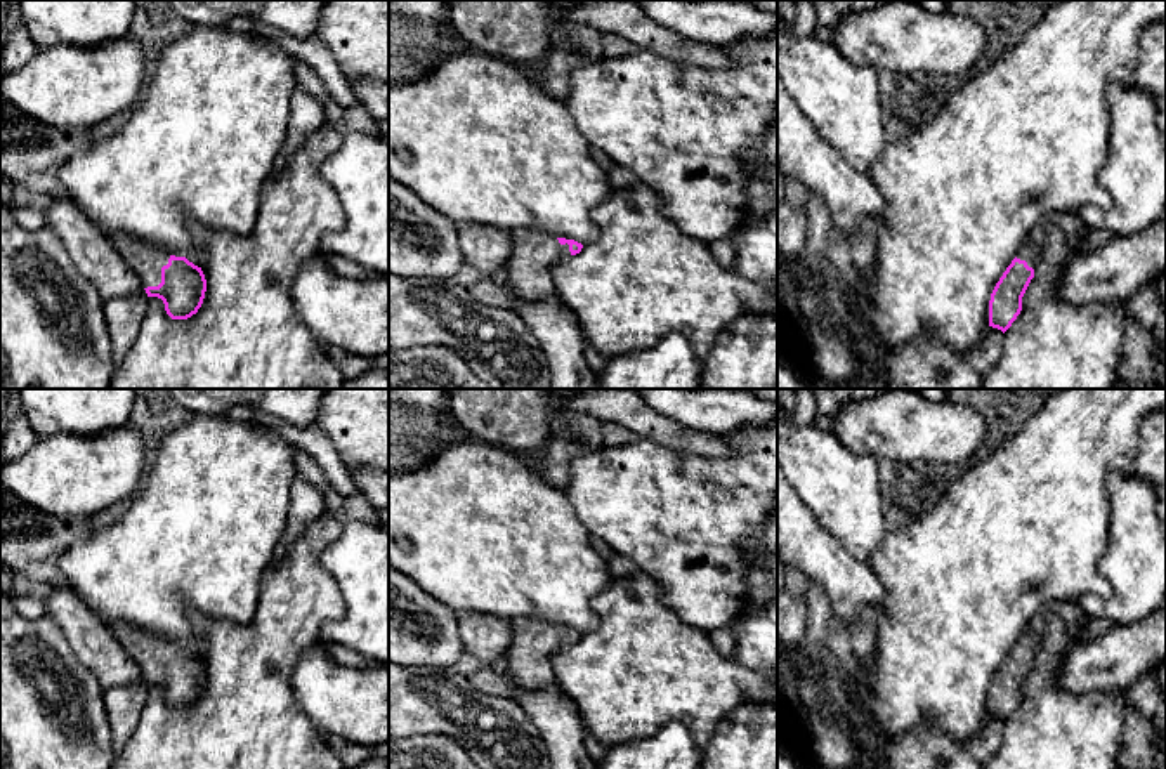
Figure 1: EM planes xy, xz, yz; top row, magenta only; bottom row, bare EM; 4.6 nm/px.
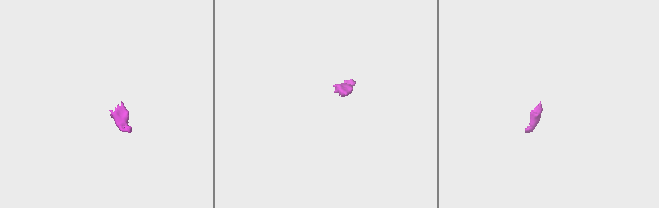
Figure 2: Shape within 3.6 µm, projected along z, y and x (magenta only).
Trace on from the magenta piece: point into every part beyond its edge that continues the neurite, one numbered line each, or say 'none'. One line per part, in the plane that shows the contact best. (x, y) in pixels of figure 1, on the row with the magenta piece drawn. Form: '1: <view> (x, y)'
1: xy (146, 259)

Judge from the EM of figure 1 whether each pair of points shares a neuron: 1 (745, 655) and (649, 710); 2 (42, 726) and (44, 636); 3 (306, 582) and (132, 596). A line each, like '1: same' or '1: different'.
1: different
2: same
3: different

